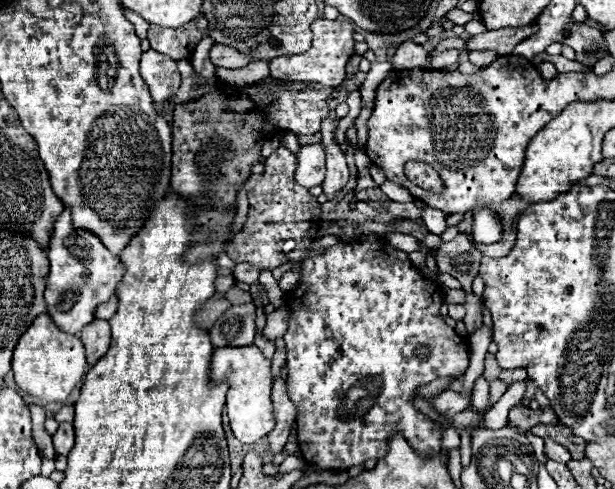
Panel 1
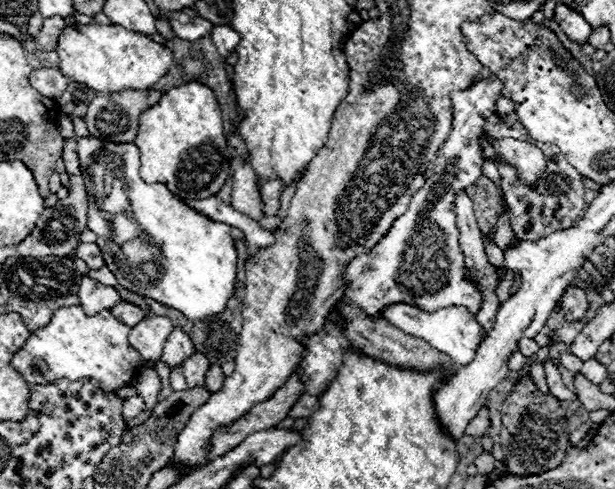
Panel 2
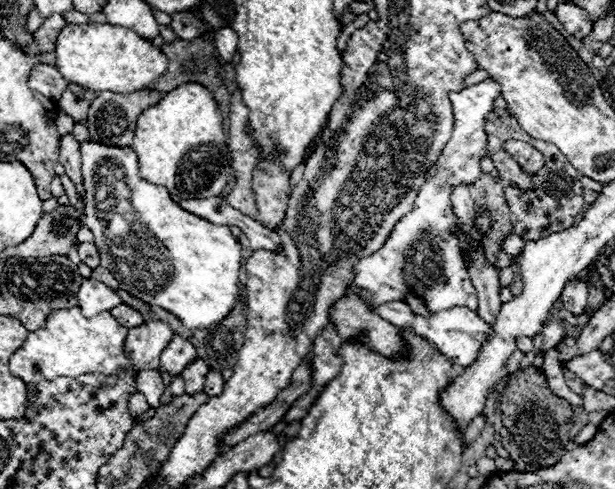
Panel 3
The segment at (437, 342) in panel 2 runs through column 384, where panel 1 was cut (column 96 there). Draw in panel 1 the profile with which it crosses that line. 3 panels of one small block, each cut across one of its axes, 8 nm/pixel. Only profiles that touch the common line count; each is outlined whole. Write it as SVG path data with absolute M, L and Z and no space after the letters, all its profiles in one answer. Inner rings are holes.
M112 296L108 302L104 302L104 304L100 304L100 306L96 308L94 318L96 318L96 320L110 320L110 318L116 314L116 306L118 306L118 298Z

